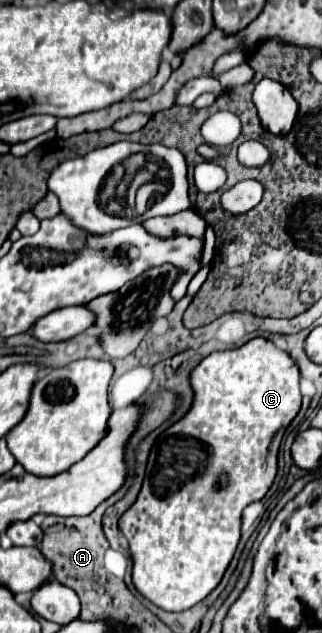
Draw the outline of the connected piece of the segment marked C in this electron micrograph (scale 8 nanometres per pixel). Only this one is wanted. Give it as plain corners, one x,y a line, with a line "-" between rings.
255,337
251,341
247,341
245,345
237,347
237,349
227,349
227,351
213,351
211,355
207,355
199,365
195,365
189,373
189,383
193,389
193,403
191,409
177,421
173,423
167,431
163,431
153,447
151,447
151,455
147,461
147,473
139,491
137,501
121,515
119,519
119,529
121,533
129,539
129,553
133,559
133,585
135,589
149,599
153,605
165,609
165,611
183,611
189,609
193,605
197,605
201,599
205,599
221,581
227,565
233,559
233,553
237,549
239,543
239,529
241,529
241,511
253,503
265,497
265,493
269,491
269,487
273,485
275,473
277,473
277,451
279,451
279,443
281,443
281,431
287,429
287,425
293,421
293,417
299,413
301,409
301,393
299,393
299,369
295,365
295,361
281,349
277,349
269,339
263,337

